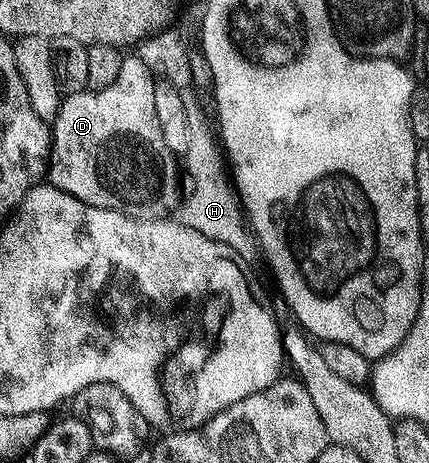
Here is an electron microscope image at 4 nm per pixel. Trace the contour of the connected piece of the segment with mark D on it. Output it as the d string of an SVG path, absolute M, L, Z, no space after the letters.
M138 56L124 57L121 64L121 72L109 88L100 90L83 90L80 94L68 94L59 103L59 111L53 123L53 149L49 163L49 182L59 190L69 192L77 200L81 200L90 206L105 208L106 210L122 210L123 213L131 215L132 218L167 218L168 215L179 206L179 170L175 167L176 151L169 148L165 136L161 134L161 124L157 122L157 111L153 108L153 88L157 85L156 75L152 74L150 68L143 63Z

